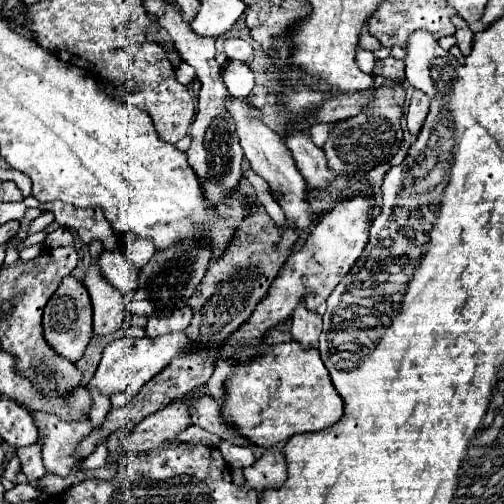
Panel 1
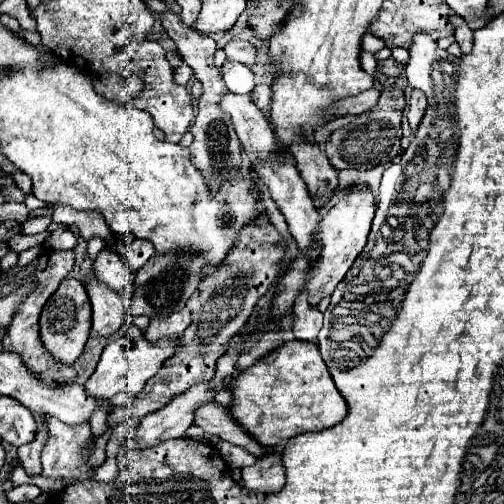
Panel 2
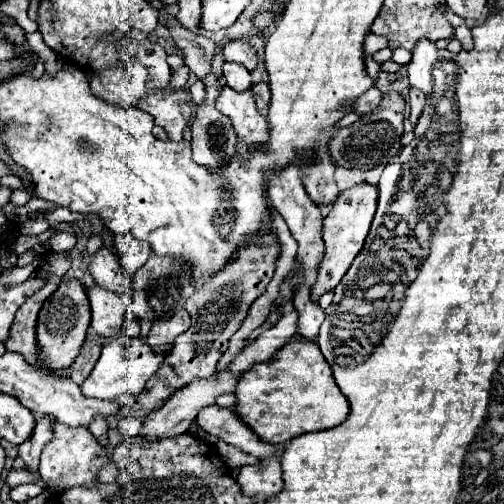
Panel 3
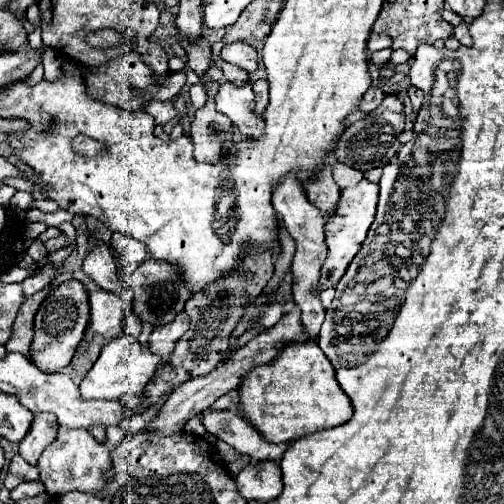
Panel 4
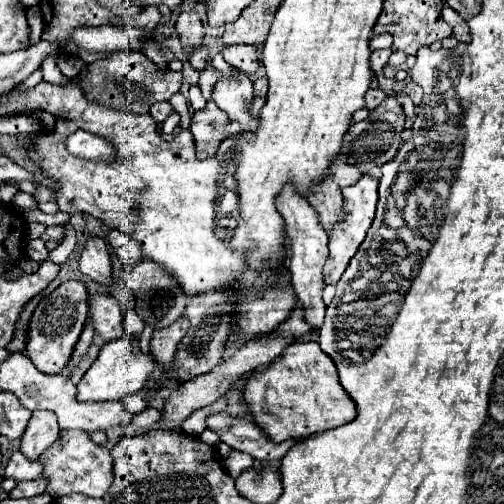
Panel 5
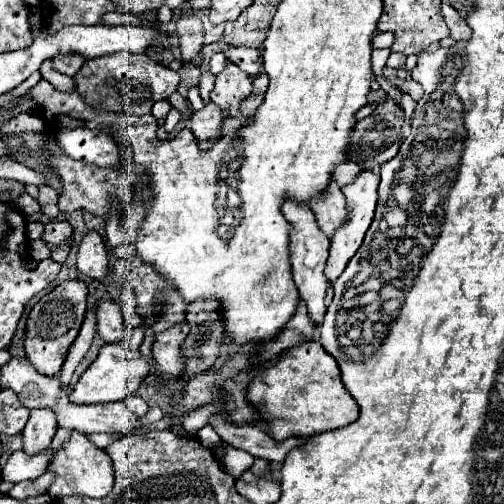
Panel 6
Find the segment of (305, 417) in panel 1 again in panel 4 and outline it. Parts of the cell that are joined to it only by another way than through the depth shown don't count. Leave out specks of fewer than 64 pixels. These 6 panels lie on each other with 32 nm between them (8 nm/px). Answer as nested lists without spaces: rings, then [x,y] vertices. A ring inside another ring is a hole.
[[[316,342],[286,344],[270,364],[248,372],[238,392],[244,416],[266,440],[276,444],[346,424],[354,416],[352,402],[340,390],[336,372]]]

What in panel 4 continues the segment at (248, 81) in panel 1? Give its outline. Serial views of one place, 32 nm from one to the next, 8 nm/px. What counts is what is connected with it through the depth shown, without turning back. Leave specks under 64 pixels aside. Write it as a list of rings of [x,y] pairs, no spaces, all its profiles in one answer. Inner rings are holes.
[[[218,60],[216,64],[218,64],[218,68],[224,72],[224,78],[230,78],[230,80],[234,80],[234,82],[238,82],[238,80],[242,80],[242,78],[248,78],[248,74],[246,74],[244,70],[240,70],[238,66],[232,66],[232,64],[224,62],[224,60]]]

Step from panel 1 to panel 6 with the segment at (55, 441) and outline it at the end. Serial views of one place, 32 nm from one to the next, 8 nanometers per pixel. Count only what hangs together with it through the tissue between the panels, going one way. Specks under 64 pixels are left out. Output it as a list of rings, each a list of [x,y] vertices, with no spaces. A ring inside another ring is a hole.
[[[74,432],[72,440],[54,454],[48,468],[52,468],[56,472],[54,484],[48,488],[48,494],[52,500],[58,500],[58,498],[68,496],[68,494],[104,498],[104,496],[108,496],[108,492],[114,486],[114,468],[112,468],[108,454],[104,454],[104,450],[94,448],[90,444],[90,440],[80,432]]]

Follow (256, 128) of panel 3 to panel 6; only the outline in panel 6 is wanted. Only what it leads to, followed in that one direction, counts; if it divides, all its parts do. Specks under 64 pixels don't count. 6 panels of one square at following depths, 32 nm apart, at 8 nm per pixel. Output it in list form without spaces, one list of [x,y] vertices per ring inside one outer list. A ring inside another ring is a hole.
[[[226,60],[226,68],[216,76],[214,90],[210,92],[210,100],[228,110],[230,116],[240,116],[238,104],[252,92],[252,80],[246,72],[242,72],[236,64]]]

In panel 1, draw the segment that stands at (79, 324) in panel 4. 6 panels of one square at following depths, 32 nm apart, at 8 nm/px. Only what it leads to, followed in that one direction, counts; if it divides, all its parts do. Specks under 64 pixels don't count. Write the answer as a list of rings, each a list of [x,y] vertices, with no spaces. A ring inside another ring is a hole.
[[[66,276],[54,296],[48,300],[42,316],[42,328],[44,328],[44,340],[46,344],[56,350],[58,356],[76,362],[82,358],[90,336],[92,336],[92,306],[90,296],[84,288],[84,284],[72,276]]]

